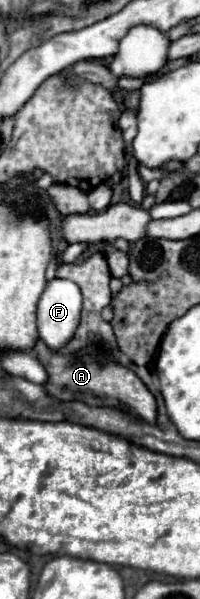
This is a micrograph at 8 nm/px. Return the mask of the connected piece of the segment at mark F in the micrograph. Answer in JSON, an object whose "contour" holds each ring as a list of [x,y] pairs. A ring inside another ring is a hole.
{"contour":[[[54,277],[46,283],[38,301],[38,335],[50,345],[60,349],[68,343],[80,323],[82,293],[76,283]]]}

